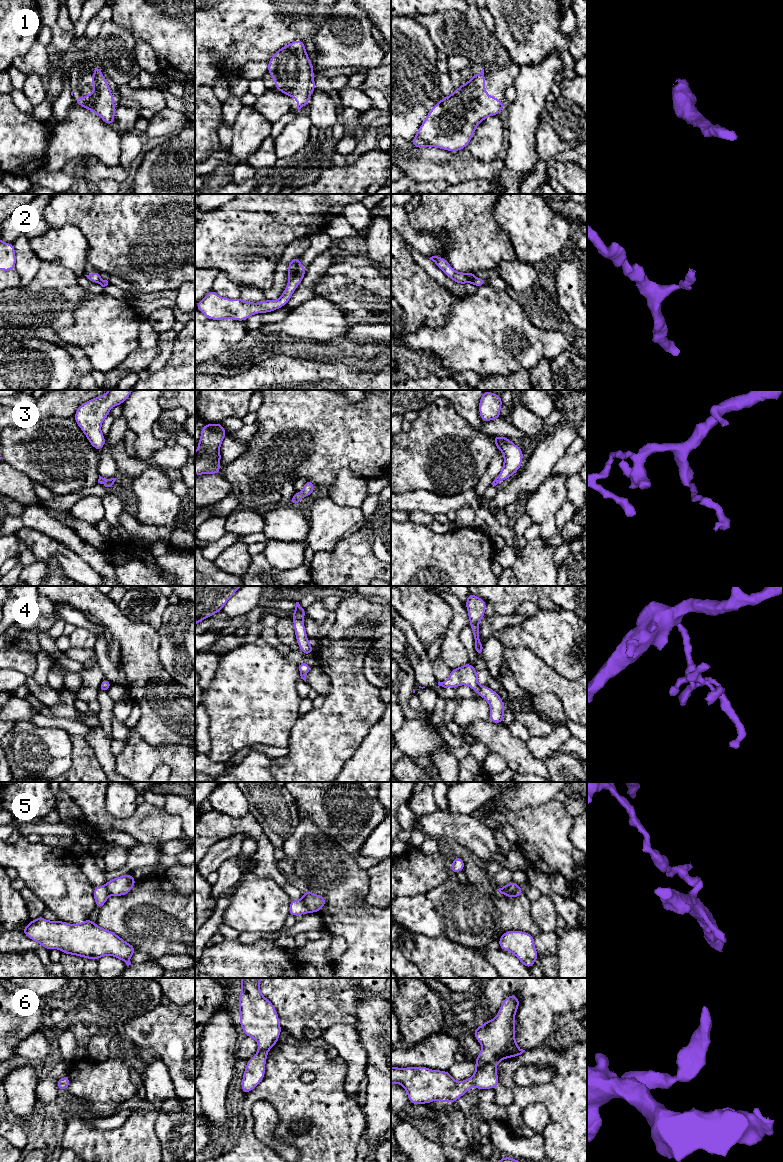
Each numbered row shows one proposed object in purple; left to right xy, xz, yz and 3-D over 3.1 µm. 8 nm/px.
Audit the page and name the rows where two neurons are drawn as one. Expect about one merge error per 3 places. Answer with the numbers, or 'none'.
2, 5

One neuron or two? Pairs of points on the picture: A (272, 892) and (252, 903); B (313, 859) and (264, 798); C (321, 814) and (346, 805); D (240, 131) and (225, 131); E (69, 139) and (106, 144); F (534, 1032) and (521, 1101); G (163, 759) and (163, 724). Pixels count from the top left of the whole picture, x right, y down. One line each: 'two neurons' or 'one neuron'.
A: one neuron
B: two neurons
C: one neuron
D: two neurons
E: one neuron
F: two neurons
G: two neurons

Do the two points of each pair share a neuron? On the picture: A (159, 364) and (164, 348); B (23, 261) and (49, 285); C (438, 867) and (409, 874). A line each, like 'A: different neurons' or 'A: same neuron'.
A: same neuron
B: different neurons
C: same neuron

